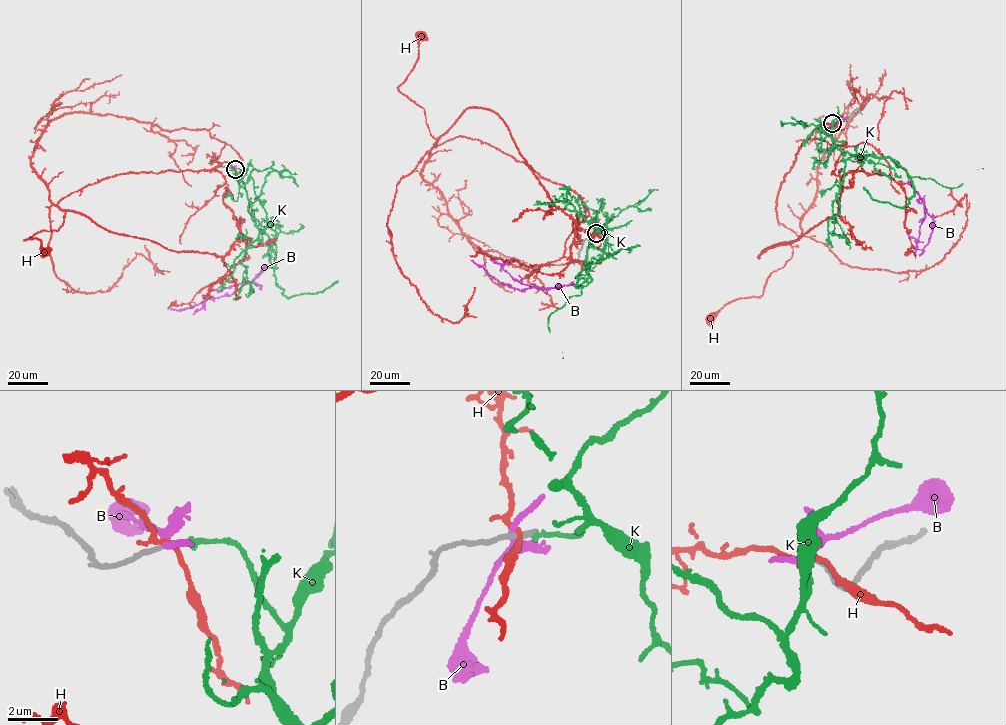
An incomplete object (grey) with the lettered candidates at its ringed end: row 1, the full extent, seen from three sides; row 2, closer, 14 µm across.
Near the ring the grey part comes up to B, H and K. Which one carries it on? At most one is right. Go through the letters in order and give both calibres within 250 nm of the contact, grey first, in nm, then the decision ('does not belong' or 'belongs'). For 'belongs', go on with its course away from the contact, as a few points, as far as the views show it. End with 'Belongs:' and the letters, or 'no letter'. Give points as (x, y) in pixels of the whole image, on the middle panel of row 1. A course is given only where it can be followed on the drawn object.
B: calibres 280 and 280 nm; does not belong
H: calibres 280 and 160 nm; does not belong
K: calibres 240 and 180 nm; does not belong
Belongs: no letter

